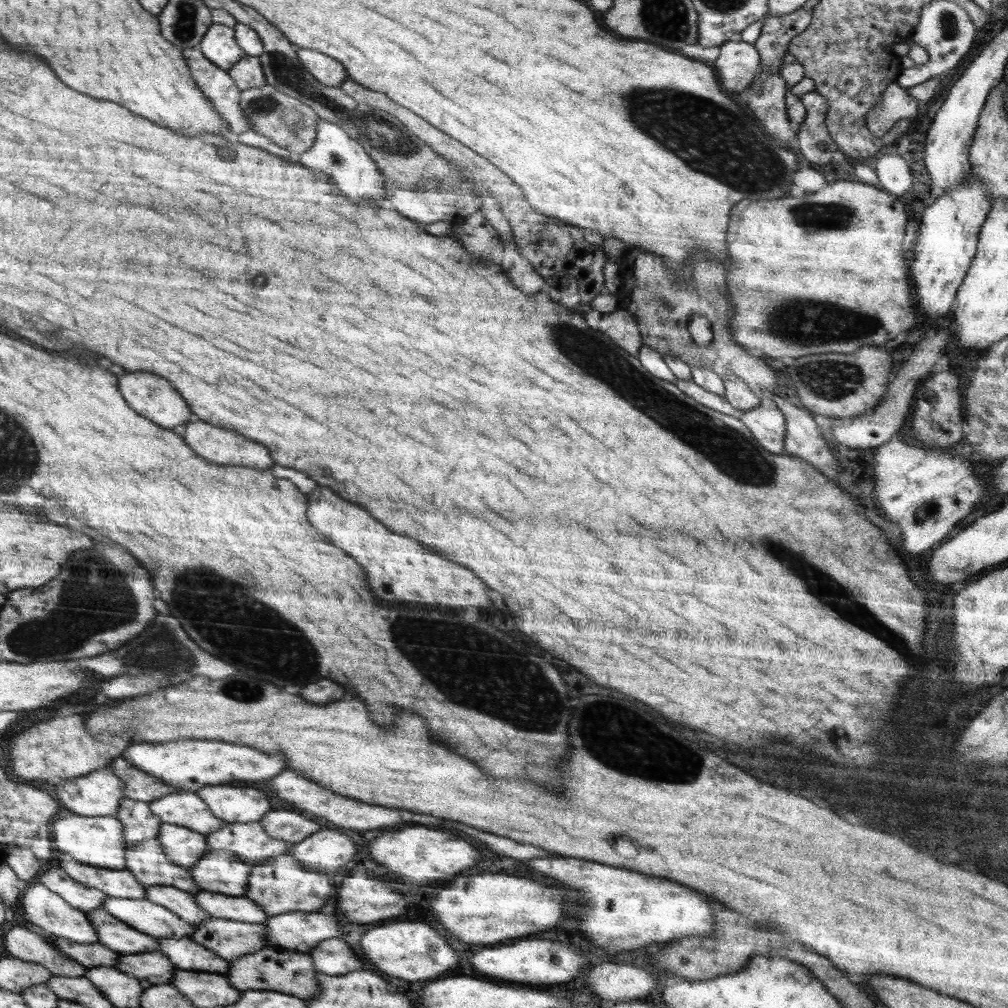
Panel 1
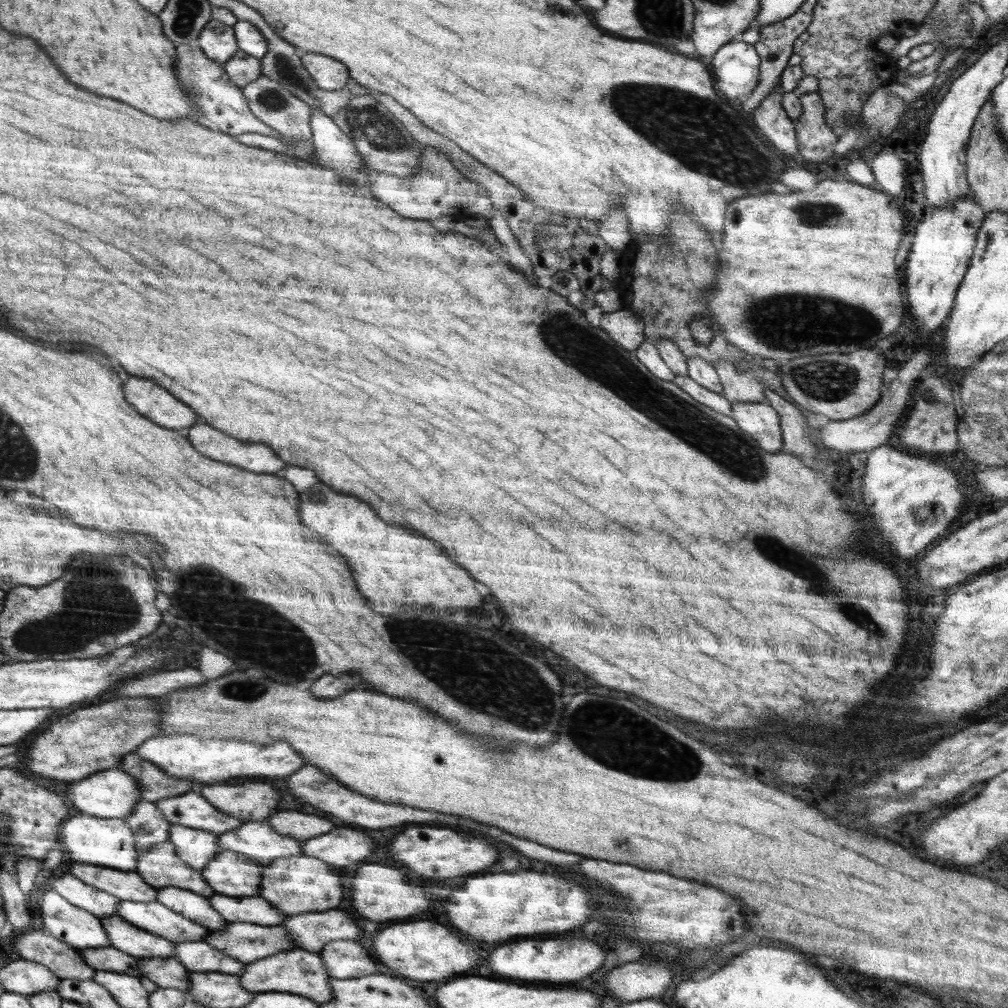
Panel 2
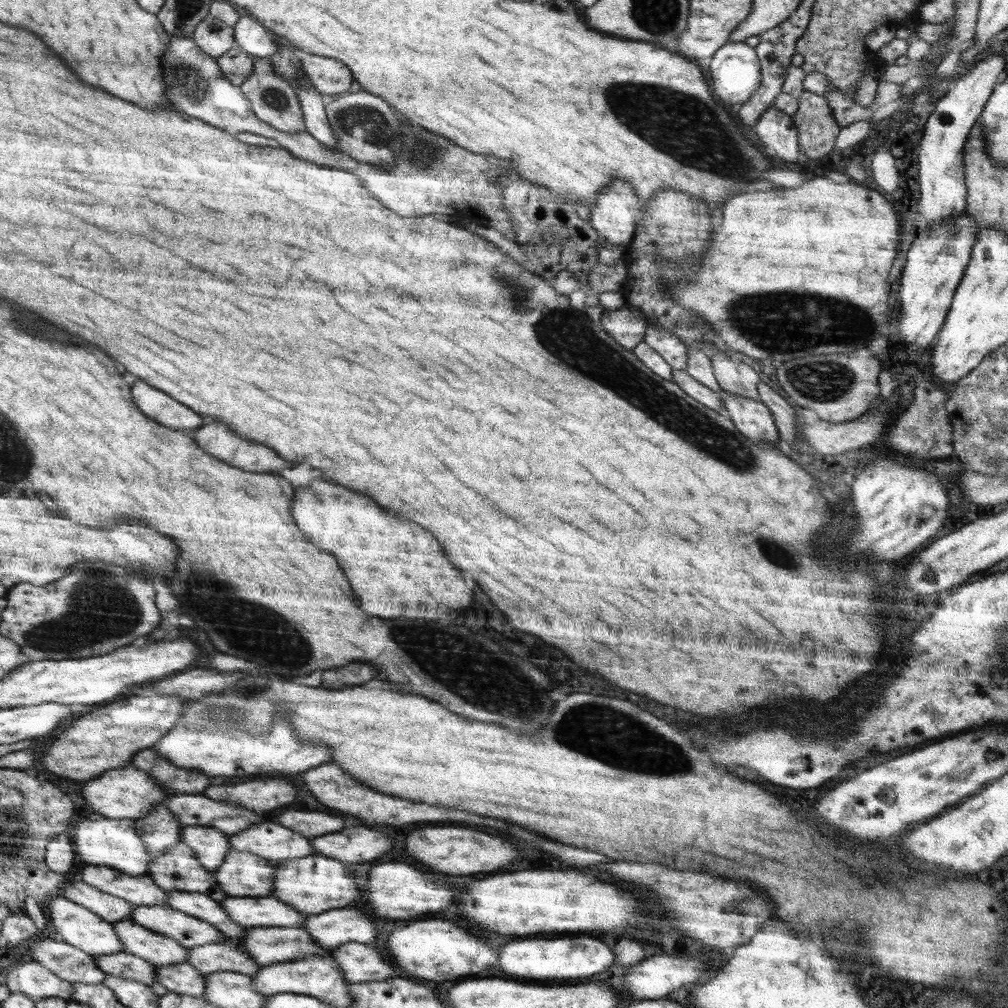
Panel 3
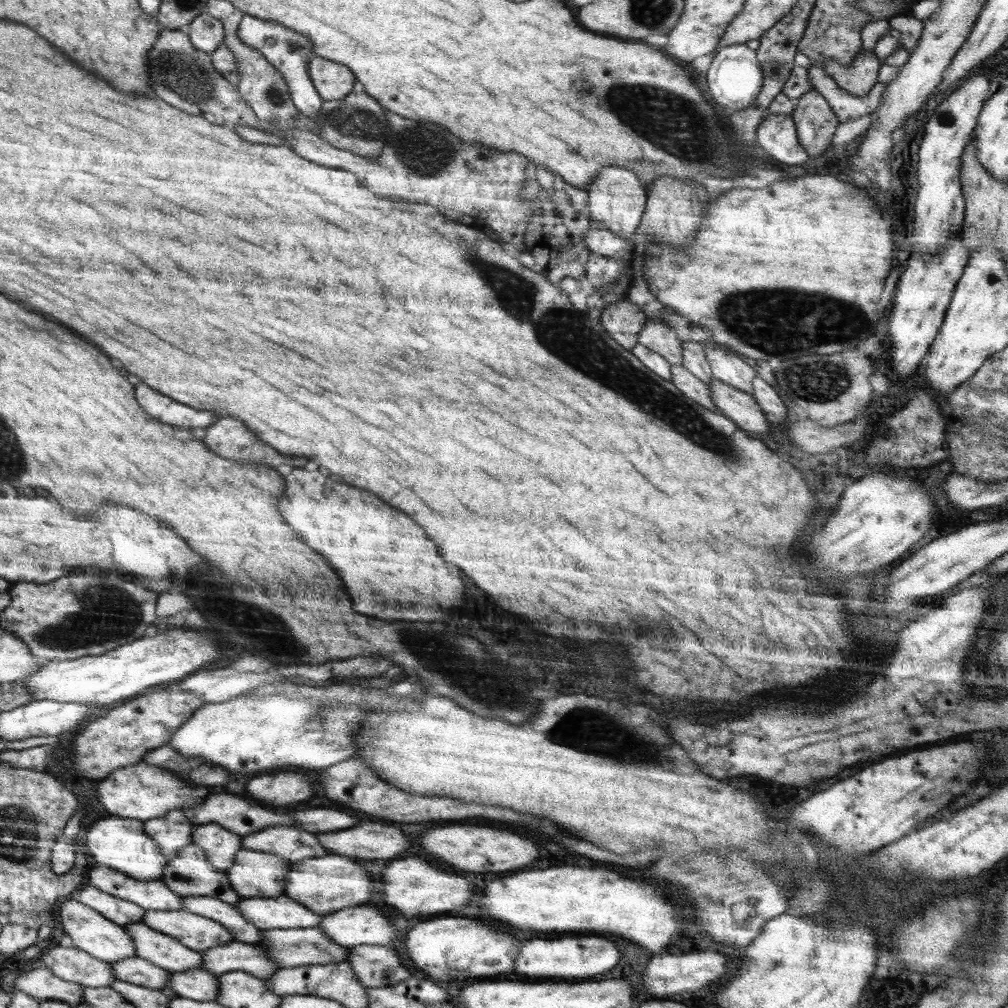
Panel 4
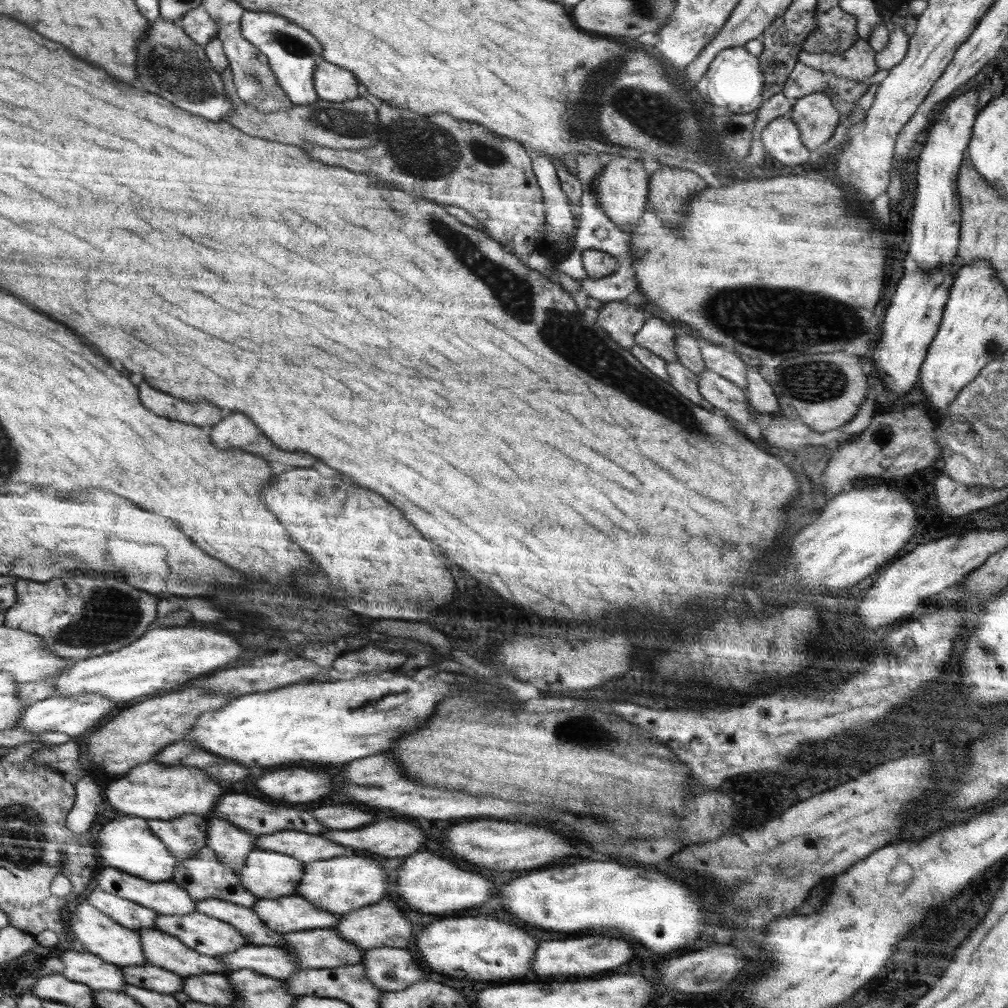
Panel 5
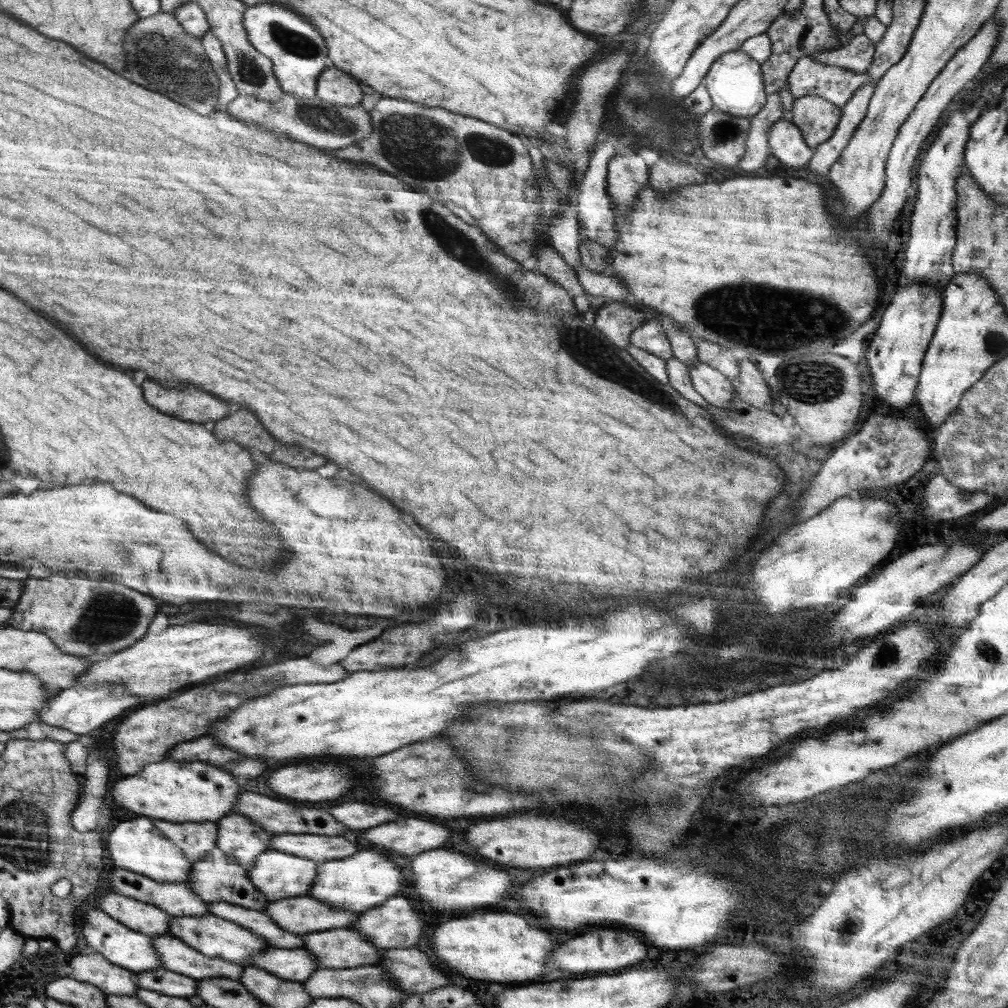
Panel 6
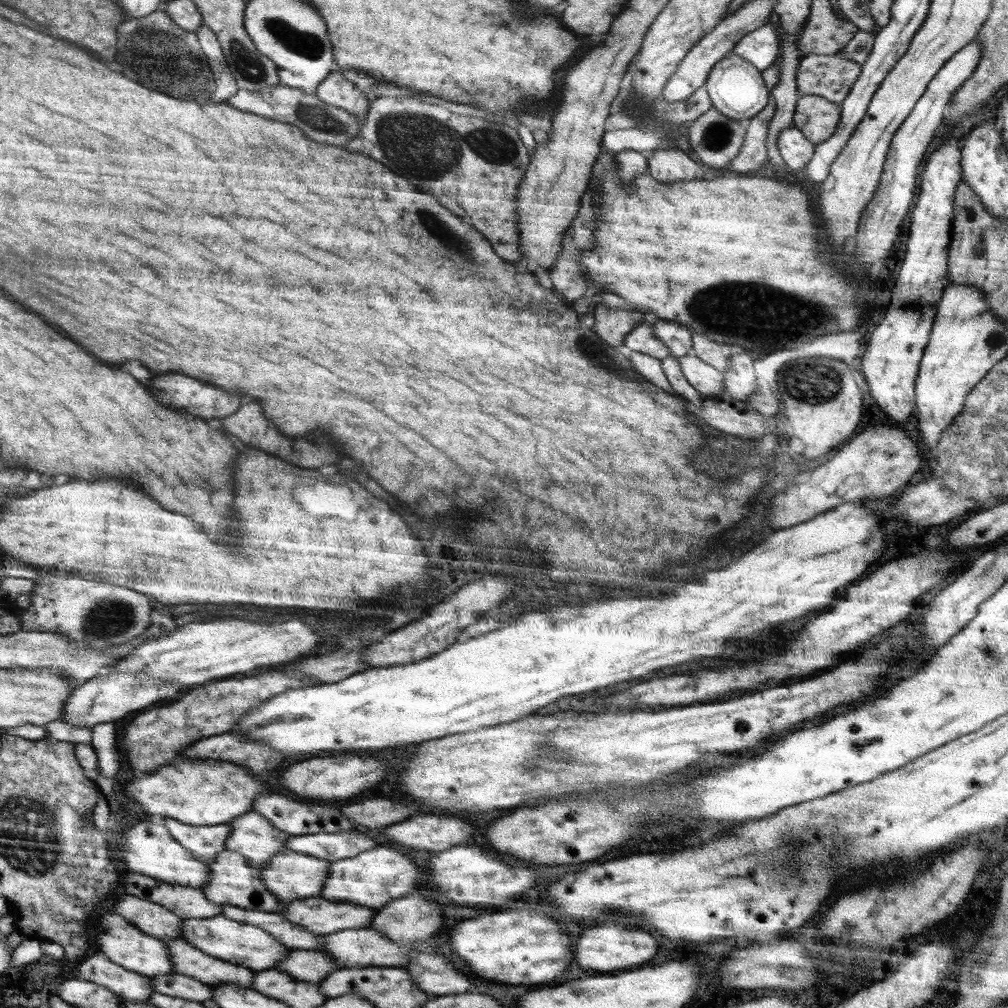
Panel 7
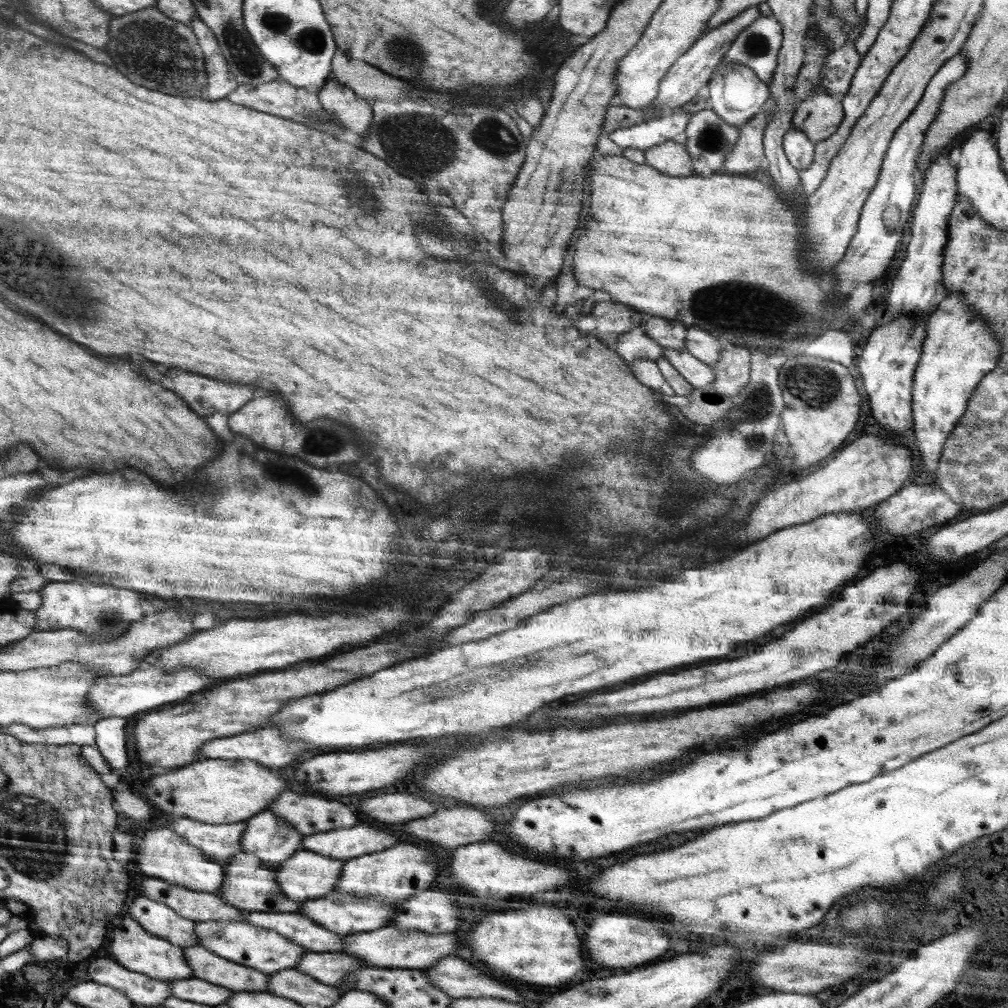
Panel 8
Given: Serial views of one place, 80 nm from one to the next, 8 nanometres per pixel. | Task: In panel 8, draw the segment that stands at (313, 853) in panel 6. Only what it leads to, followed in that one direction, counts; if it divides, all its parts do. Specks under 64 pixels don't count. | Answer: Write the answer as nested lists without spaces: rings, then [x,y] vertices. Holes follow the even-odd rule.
[[[358,824],[353,828],[307,836],[300,850],[310,850],[324,856],[347,860],[384,851],[394,846],[396,840],[400,842],[400,838],[396,838],[396,834],[392,832],[378,830],[368,824]]]

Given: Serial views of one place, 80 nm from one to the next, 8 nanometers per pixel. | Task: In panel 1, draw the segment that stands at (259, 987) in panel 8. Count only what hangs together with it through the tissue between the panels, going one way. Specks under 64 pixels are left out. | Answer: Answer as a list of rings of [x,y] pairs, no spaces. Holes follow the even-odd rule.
[[[104,909],[86,912],[98,932],[98,943],[120,953],[159,952],[159,939],[132,928]]]

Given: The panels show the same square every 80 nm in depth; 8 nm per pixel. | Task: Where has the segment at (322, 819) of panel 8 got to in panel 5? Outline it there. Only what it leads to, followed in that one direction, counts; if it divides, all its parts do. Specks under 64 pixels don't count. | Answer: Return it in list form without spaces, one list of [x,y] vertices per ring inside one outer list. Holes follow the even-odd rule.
[[[233,791],[222,796],[220,804],[217,803],[213,811],[208,813],[207,816],[208,818],[206,819],[218,817],[228,820],[228,822],[236,825],[244,832],[256,836],[274,834],[274,832],[282,832],[284,830],[298,830],[298,832],[319,835],[330,830],[328,827],[324,827],[324,823],[320,823],[320,820],[316,820],[315,816],[310,816],[310,812],[306,812],[306,810],[300,812],[300,810],[294,810],[294,807],[274,806],[274,804],[268,804],[262,799],[258,800],[258,798],[252,798],[252,796]]]

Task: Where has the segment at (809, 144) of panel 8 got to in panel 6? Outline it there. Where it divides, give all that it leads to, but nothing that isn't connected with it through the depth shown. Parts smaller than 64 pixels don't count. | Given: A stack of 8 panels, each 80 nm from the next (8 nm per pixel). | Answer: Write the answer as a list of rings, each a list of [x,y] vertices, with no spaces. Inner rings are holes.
[[[780,119],[775,122],[767,134],[767,141],[772,161],[776,164],[780,162],[786,168],[805,168],[815,153],[791,120]]]

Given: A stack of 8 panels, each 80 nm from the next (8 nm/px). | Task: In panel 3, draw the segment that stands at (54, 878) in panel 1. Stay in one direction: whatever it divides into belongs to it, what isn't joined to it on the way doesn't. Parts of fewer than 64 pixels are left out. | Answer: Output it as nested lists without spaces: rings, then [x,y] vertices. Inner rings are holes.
[[[82,879],[68,881],[61,892],[62,897],[94,912],[107,920],[115,923],[124,919],[130,920],[131,910],[136,908],[132,903],[98,890],[86,884]]]

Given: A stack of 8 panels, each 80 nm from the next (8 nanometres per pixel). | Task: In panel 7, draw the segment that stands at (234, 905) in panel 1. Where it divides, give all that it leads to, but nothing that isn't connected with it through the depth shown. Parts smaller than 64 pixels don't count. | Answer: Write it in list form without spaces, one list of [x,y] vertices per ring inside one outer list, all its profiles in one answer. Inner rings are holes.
[[[320,896],[287,902],[286,908],[282,909],[280,913],[292,924],[303,926],[310,932],[315,932],[316,934],[328,934],[346,929],[368,929],[371,926],[376,911],[376,909],[354,905],[348,902],[340,903],[328,901]]]

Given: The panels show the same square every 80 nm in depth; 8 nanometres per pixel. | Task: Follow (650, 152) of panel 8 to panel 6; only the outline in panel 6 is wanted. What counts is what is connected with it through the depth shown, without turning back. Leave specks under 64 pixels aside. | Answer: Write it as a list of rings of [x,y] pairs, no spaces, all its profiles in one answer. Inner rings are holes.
[[[660,159],[649,168],[649,184],[659,193],[659,196],[670,194],[677,188],[690,184],[704,184],[706,177],[692,167],[688,162],[676,163]]]

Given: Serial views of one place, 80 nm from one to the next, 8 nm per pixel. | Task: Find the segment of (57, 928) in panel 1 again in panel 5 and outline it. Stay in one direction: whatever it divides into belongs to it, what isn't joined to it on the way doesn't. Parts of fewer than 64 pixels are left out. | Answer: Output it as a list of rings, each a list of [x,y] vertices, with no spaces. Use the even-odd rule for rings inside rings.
[[[81,901],[74,908],[65,912],[64,918],[70,920],[70,925],[76,940],[88,950],[89,953],[96,954],[104,962],[109,962],[120,967],[134,966],[148,963],[143,953],[142,936],[138,931],[120,926],[114,922],[107,914],[100,912],[90,904]]]

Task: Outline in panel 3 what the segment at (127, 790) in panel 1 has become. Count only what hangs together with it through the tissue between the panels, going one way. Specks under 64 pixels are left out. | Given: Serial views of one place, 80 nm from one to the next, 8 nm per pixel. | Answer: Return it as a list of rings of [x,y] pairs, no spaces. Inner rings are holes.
[[[151,747],[138,752],[132,759],[131,765],[148,773],[166,793],[202,794],[206,788],[215,784],[210,775],[172,765],[170,761],[162,759]]]

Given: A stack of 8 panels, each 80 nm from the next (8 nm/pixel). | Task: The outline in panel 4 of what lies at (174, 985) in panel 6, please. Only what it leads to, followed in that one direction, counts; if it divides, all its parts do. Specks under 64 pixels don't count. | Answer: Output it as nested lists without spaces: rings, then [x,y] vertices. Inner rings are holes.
[[[138,954],[132,958],[115,960],[109,963],[114,976],[121,981],[161,990],[170,984],[172,973],[152,961],[140,958]]]

